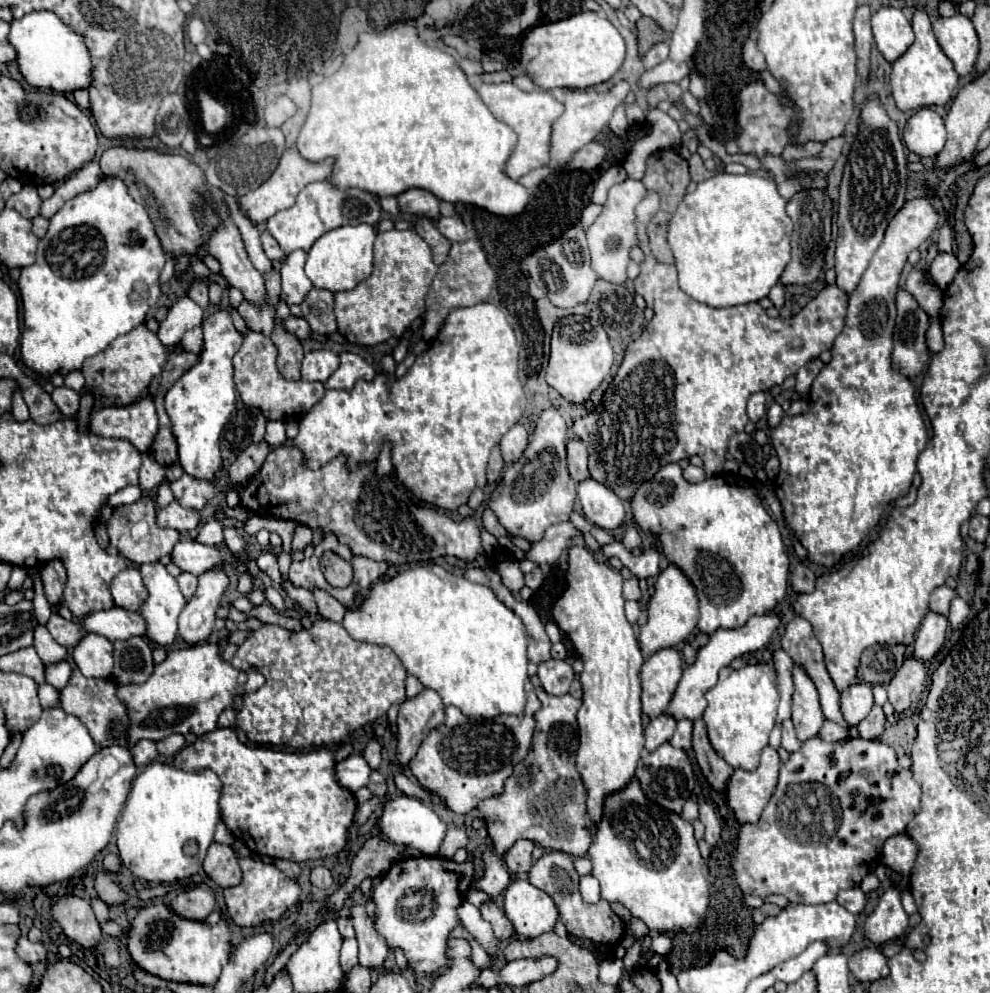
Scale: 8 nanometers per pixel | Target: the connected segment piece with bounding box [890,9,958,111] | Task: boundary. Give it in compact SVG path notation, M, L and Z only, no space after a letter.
M916 9L912 15L912 27L916 33L916 41L908 47L908 51L892 63L892 97L898 105L898 109L908 111L908 109L918 109L924 105L946 105L952 99L954 89L958 87L958 73L954 71L954 63L944 55L940 49L932 23L926 15L926 11Z

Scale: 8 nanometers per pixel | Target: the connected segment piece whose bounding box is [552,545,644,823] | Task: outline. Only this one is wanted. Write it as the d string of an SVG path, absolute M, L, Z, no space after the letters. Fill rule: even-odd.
M574 545L568 551L566 591L552 605L556 625L570 637L584 661L580 675L584 699L578 711L580 747L578 773L588 789L588 811L596 823L602 815L604 797L628 785L644 749L640 669L644 663L632 625L624 617L622 577L606 563L598 563L588 547Z

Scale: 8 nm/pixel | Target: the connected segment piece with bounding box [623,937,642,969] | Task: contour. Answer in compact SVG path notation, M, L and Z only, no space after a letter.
M641 938L636 940L636 943L626 952L623 963L627 969L633 969L640 957L641 948Z

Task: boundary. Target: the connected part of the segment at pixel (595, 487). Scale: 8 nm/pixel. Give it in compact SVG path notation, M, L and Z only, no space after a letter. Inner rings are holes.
M584 479L578 483L578 497L584 515L602 529L618 529L624 521L624 503L594 479Z

